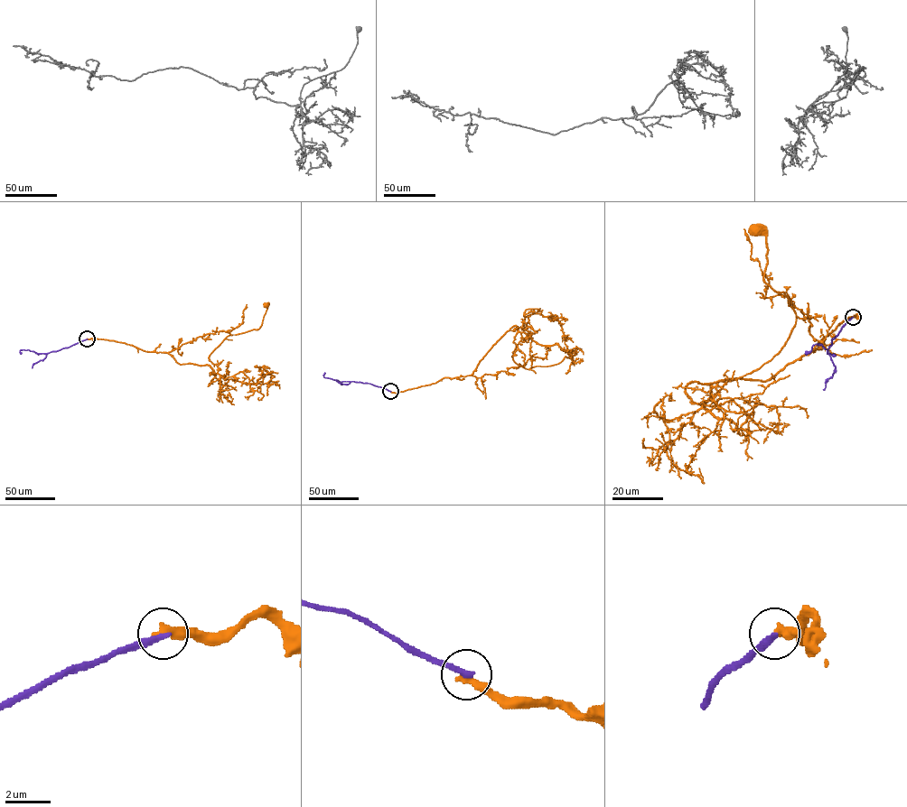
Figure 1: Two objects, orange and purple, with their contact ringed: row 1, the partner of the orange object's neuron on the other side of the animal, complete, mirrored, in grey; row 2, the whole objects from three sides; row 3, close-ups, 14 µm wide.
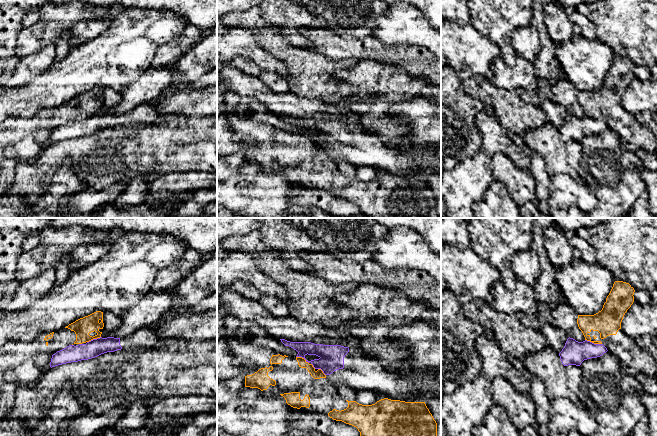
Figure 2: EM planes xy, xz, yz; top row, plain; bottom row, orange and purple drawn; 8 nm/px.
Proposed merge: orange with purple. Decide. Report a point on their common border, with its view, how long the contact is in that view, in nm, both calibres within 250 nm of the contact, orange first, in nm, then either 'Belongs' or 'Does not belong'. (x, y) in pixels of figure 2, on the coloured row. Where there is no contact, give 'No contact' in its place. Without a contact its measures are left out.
Touches orange at yz (593, 342). Shared border 140 nm. Thickness 220 nm (orange) against 190 nm. Does not belong

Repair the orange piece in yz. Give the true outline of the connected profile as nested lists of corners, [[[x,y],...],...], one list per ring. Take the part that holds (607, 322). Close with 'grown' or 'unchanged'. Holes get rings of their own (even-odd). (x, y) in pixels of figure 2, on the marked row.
[[[615,281],[602,310],[594,315],[578,315],[577,324],[585,340],[603,344],[618,358],[624,374],[655,377],[657,367],[653,357],[621,329],[623,317],[634,302],[634,292],[629,283]]]; grown

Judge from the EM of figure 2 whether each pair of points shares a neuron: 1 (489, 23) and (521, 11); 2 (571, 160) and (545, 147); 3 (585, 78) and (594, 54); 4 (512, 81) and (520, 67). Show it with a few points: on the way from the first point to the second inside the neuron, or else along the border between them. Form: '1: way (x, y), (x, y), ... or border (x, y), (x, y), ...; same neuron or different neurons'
1: way (497, 15), (501, 11), (513, 11); same neuron
2: way (565, 157), (560, 157), (551, 148); same neuron
3: way (586, 72), (586, 64), (590, 60); same neuron
4: way (515, 78), (520, 73), (520, 70); same neuron

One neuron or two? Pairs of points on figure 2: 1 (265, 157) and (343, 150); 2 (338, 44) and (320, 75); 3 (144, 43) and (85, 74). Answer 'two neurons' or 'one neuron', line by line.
1: two neurons
2: two neurons
3: one neuron

